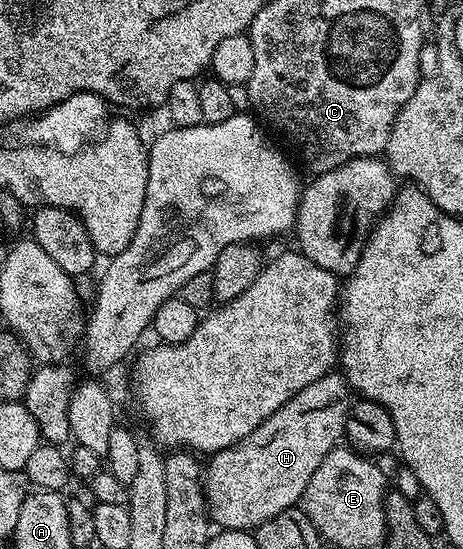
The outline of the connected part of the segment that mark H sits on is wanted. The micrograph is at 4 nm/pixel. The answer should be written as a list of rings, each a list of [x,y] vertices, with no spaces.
[[[343,372],[327,373],[310,387],[302,387],[246,439],[211,454],[204,469],[209,518],[217,521],[220,529],[252,531],[266,519],[293,508],[303,498],[318,463],[341,444],[349,404],[350,390]]]

